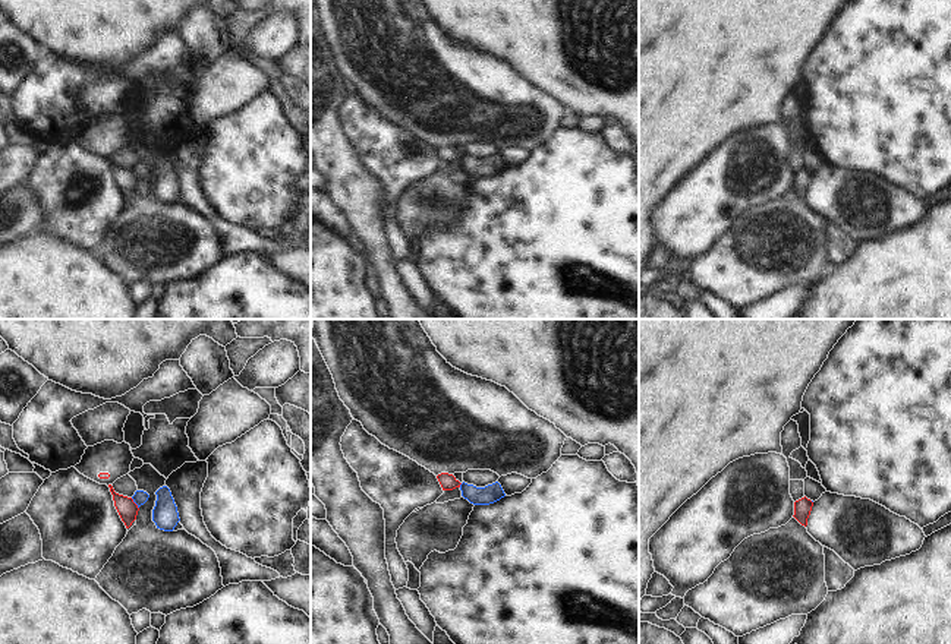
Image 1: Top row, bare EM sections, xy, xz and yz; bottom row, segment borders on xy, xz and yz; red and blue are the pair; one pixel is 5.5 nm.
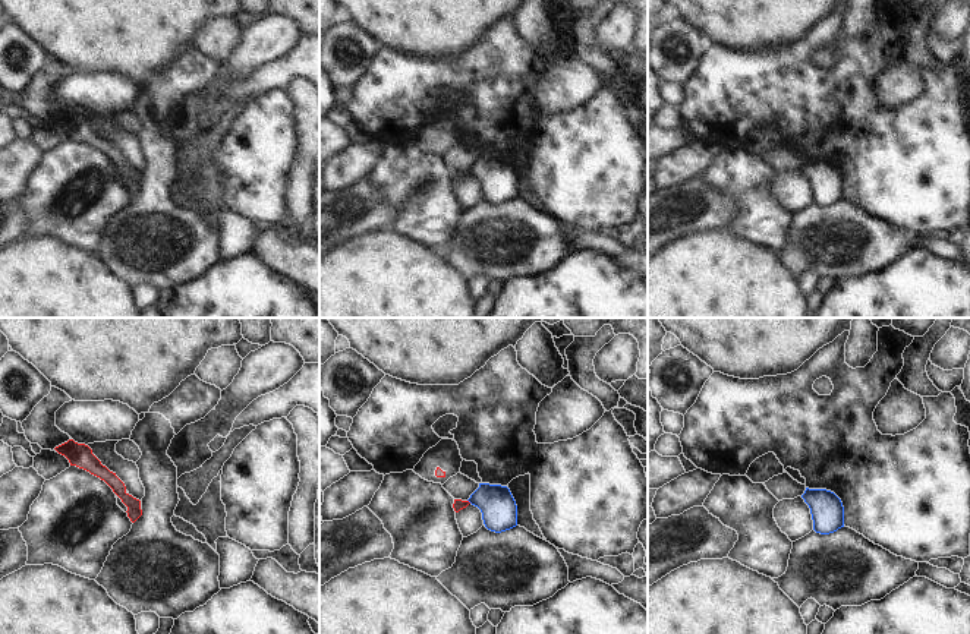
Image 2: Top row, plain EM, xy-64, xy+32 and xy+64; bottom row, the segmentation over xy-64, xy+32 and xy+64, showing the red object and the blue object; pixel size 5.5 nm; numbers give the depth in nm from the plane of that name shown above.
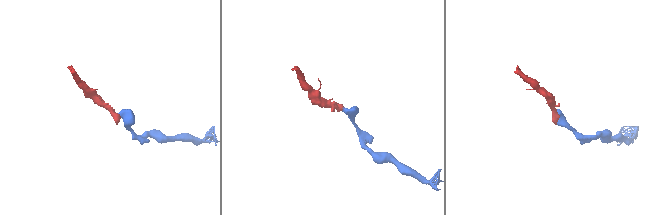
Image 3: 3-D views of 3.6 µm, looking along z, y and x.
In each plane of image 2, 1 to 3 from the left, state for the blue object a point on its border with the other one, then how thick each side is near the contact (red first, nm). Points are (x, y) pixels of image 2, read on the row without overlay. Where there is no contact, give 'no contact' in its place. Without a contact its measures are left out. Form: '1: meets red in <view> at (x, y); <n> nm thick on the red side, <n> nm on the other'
1: no contact
2: no contact
3: no contact

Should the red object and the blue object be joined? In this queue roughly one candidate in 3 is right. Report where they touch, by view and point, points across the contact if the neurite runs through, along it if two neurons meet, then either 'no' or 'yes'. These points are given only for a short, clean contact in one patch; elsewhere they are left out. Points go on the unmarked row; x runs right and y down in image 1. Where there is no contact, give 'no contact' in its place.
contact xy (135, 176); border xy (131, 170), (138, 180); no

